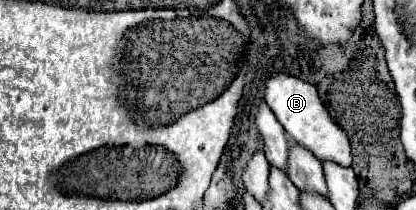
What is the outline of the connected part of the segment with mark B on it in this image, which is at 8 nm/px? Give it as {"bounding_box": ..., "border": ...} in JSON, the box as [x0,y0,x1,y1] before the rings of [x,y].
{"bounding_box":[265,74,351,166],"border":[[[277,74],[265,84],[265,102],[285,128],[287,136],[299,144],[301,148],[309,150],[321,162],[335,162],[339,166],[351,166],[351,144],[347,134],[333,122],[327,108],[321,104],[317,96],[317,88],[309,82],[303,82],[295,76]]]}

